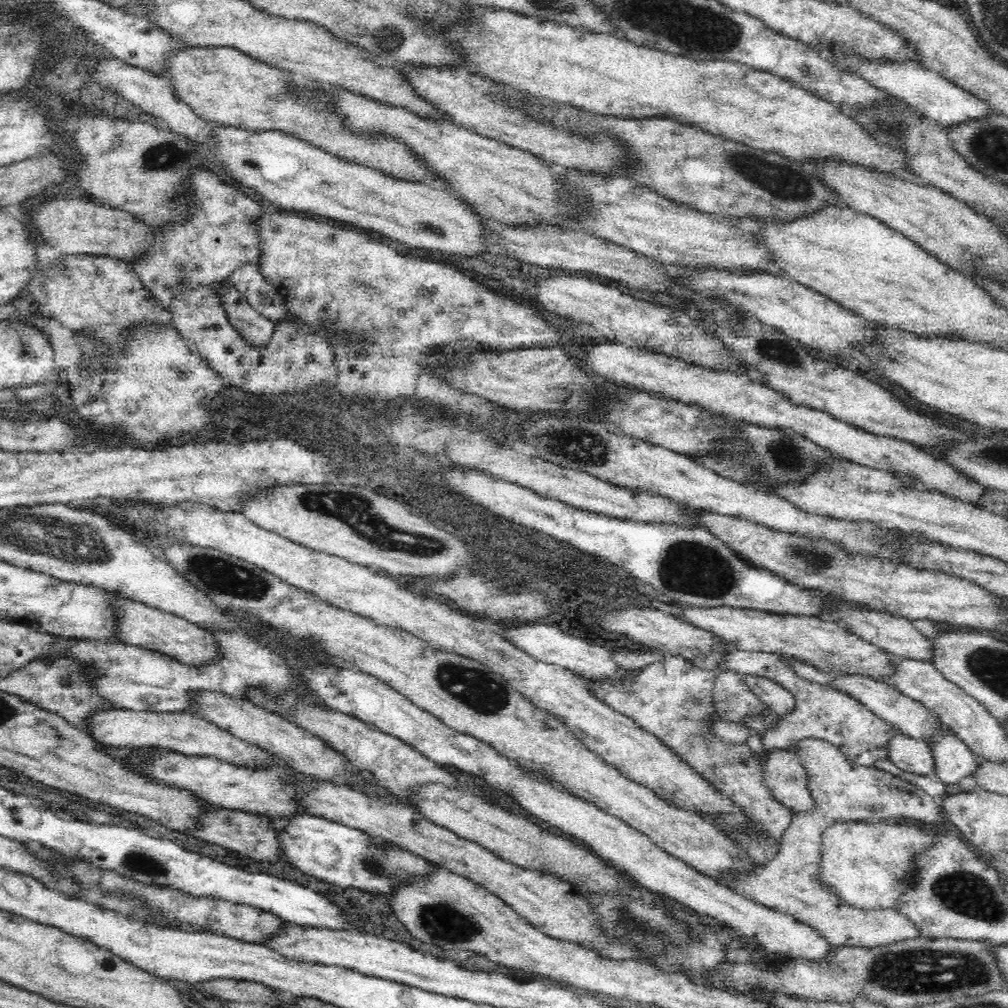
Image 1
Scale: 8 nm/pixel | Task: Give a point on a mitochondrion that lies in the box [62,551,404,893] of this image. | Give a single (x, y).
(138, 861)

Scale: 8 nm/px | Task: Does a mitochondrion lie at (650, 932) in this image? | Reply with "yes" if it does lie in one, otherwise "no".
yes

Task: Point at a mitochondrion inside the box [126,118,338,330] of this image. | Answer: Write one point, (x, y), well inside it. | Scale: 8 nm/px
(166, 155)

